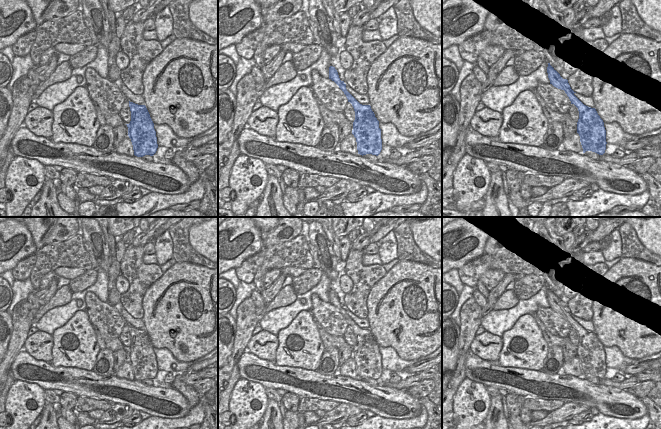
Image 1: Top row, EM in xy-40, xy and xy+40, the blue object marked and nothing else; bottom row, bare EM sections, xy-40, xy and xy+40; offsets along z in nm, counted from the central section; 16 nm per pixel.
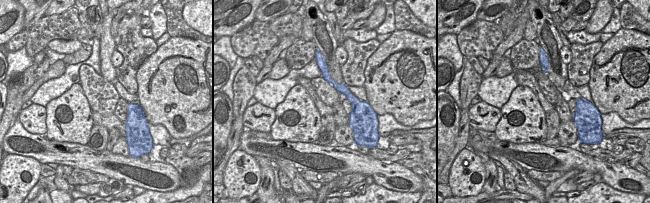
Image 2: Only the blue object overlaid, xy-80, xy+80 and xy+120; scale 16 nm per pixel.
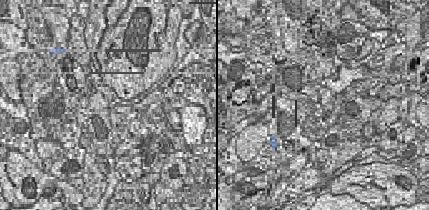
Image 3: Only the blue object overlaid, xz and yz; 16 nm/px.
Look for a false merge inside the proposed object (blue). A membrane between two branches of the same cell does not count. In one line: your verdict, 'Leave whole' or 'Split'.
Leave whole

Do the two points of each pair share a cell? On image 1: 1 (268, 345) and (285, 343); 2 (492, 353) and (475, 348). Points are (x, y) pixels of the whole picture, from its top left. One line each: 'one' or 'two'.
1: two
2: one

